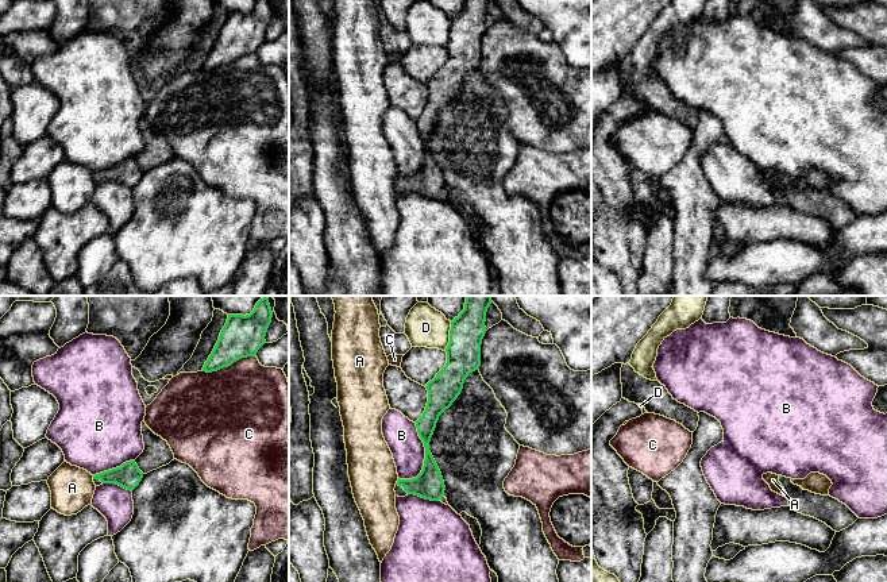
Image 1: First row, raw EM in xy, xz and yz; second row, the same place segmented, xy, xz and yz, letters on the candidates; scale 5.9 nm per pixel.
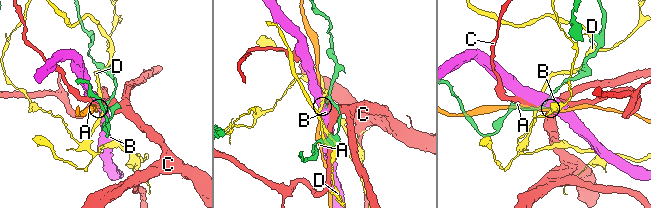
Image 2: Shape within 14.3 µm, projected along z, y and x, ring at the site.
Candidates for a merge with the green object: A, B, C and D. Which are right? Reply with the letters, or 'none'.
none

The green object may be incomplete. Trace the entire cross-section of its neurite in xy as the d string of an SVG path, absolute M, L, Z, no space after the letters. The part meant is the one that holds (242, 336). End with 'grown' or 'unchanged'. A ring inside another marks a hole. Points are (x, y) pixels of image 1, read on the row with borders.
M269 297L261 298L250 315L228 315L227 323L203 371L217 371L242 358L255 356L258 350L266 343L265 336L271 317Z | unchanged

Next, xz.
M466 296L464 309L451 321L450 343L446 348L447 363L427 383L428 402L423 416L416 421L419 436L425 447L424 466L416 478L398 478L394 487L398 497L414 494L439 501L444 496L444 481L429 451L429 442L439 416L458 398L467 375L479 370L486 312L491 302L491 296Z | grown

